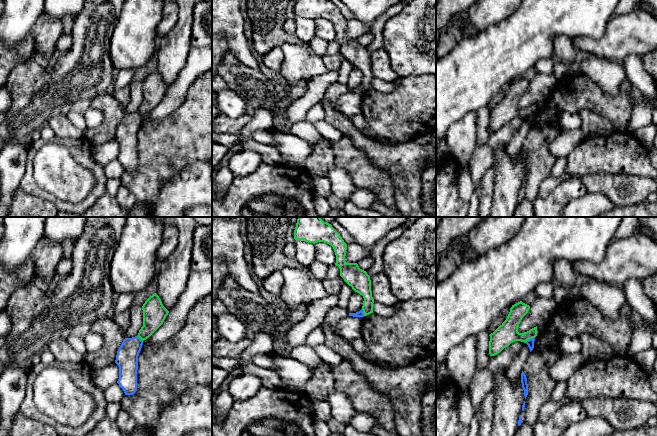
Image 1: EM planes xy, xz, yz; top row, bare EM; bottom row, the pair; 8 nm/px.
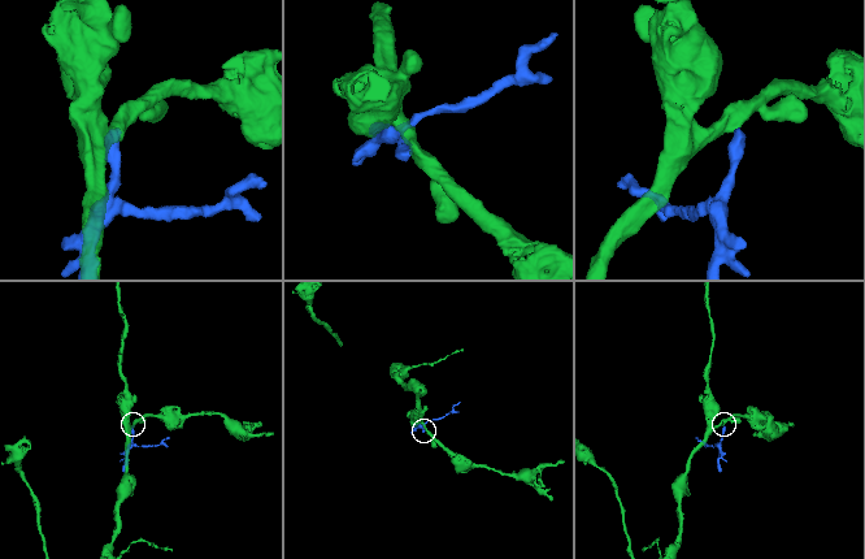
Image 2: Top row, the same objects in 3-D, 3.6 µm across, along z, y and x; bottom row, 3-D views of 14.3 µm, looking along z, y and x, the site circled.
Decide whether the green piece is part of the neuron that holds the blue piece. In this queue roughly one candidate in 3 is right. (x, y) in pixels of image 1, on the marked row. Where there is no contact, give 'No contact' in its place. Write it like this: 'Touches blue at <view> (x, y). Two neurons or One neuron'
Touches blue at yz (529, 339). Two neurons

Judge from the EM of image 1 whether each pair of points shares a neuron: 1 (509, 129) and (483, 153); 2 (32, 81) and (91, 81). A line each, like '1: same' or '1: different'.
1: same
2: same

